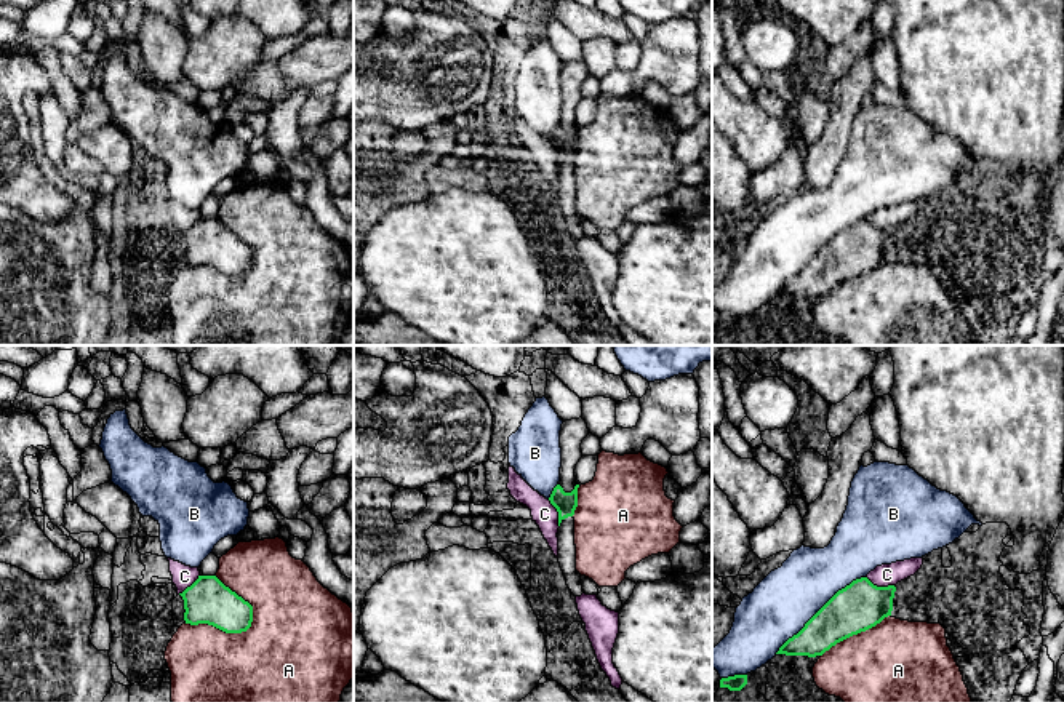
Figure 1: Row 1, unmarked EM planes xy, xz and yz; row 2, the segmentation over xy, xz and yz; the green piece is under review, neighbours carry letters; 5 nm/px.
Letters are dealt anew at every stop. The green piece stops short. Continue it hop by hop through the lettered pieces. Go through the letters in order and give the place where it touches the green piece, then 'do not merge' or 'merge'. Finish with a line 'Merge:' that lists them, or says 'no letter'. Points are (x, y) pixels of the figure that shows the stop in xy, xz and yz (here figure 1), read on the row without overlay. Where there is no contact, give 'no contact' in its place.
A: meets green in xy at (228, 274); do not merge
B: meets green in yz at (820, 251); do not merge
C: meets green in yz at (880, 229); do not merge
Merge: no letter

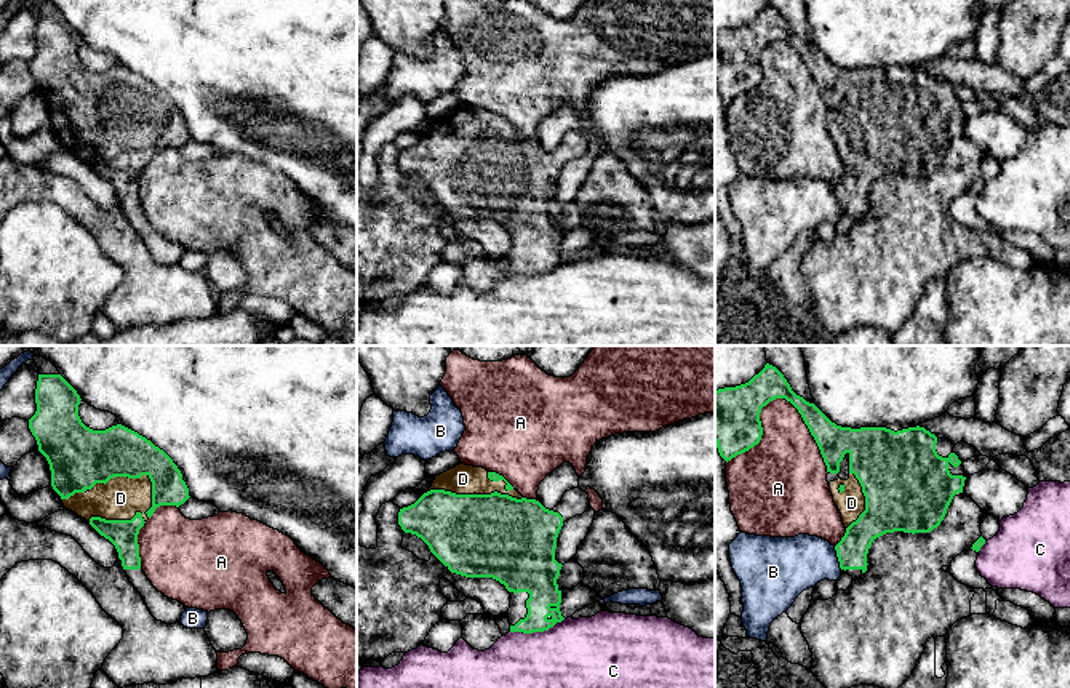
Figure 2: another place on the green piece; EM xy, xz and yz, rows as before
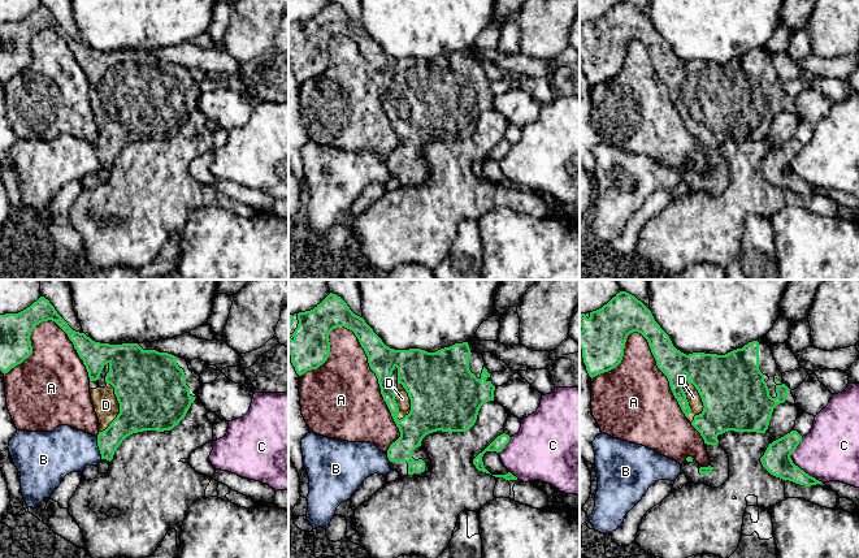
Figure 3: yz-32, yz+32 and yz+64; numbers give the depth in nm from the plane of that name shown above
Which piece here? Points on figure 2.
A: meets green in yz at (778, 39); do not merge
B: meets green in yz at (837, 197); do not merge
C: meets green in xz at (536, 272); do not merge
D: meets green in xy at (135, 157); merge
Merge: D

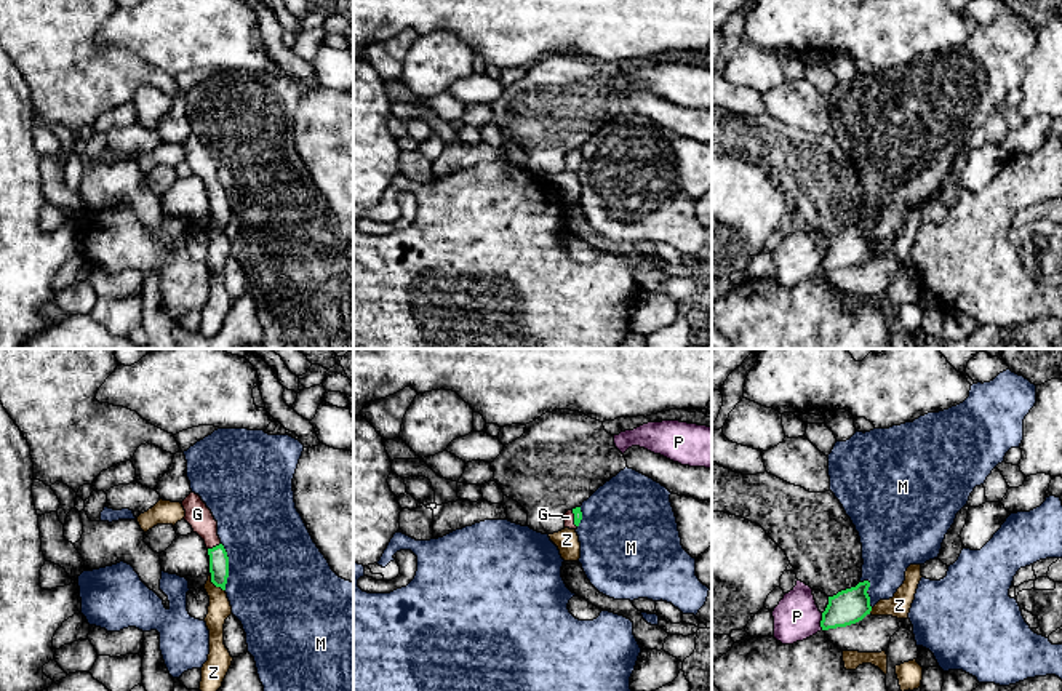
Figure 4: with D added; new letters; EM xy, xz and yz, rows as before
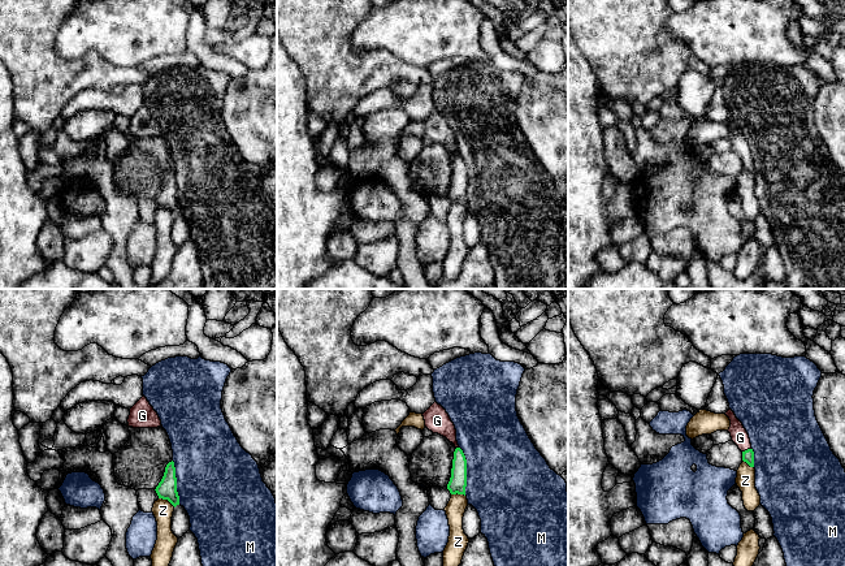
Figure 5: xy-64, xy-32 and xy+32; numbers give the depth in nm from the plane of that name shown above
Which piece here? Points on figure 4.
G: meets green in xy at (213, 189); merge
M: meets green in xy at (227, 208); do not merge
P: meets green in yz at (821, 263); do not merge
Z: meets green in xy at (213, 224); do not merge
Merge: G

